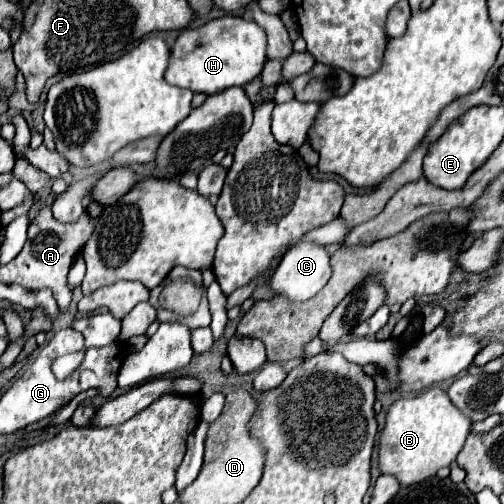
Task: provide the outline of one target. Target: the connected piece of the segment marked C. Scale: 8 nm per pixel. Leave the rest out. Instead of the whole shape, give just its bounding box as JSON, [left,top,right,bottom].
[271,240,333,300]

